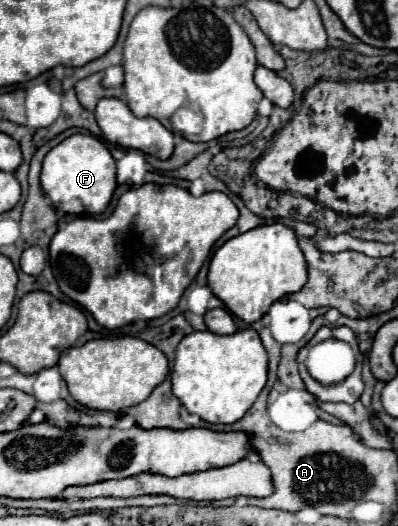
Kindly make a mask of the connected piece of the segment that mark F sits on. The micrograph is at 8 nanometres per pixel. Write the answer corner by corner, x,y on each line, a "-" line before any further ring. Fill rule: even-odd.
73,134
51,148
43,158
41,188
51,198
53,206
65,214
103,212
111,202
115,186
115,160
105,144
91,134

